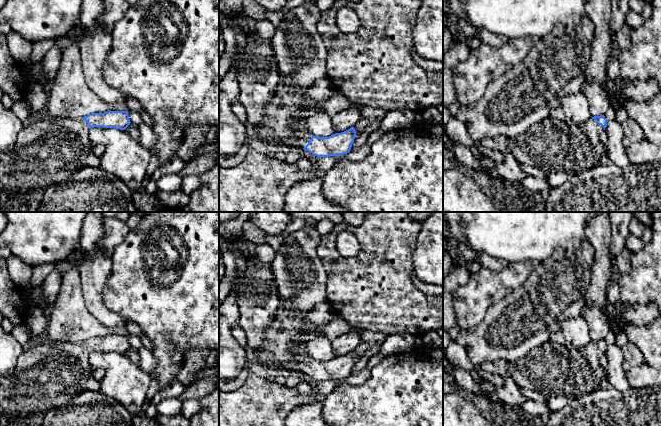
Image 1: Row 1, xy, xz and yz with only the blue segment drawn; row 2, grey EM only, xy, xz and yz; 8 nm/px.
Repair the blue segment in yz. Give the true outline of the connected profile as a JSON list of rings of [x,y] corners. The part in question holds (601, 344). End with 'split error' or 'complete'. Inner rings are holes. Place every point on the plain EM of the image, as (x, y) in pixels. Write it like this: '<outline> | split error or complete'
[[[604,339],[594,340],[588,344],[586,353],[583,354],[574,348],[569,349],[566,344],[548,340],[525,357],[509,362],[509,371],[520,388],[539,391],[549,397],[575,396],[577,398],[600,389],[599,383],[607,375],[600,359],[607,351],[607,346]]] | split error

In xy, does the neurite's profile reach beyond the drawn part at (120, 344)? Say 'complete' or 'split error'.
split error

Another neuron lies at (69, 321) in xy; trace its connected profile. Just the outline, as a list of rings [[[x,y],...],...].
[[[79,266],[62,274],[62,283],[54,304],[47,312],[48,341],[80,343],[92,337],[128,335],[126,328],[111,329],[102,325],[87,310],[82,295]]]

